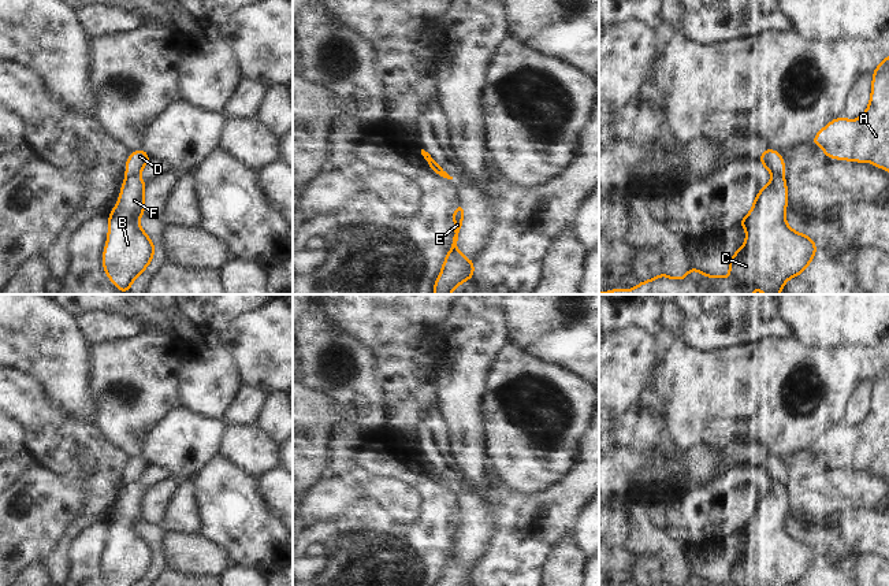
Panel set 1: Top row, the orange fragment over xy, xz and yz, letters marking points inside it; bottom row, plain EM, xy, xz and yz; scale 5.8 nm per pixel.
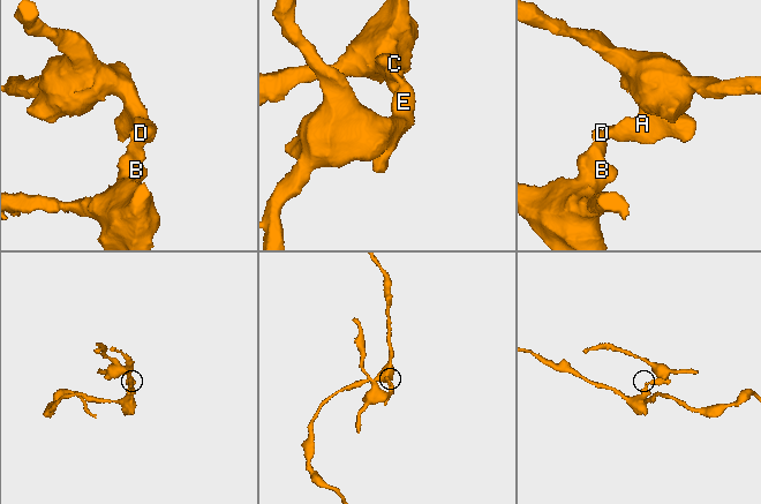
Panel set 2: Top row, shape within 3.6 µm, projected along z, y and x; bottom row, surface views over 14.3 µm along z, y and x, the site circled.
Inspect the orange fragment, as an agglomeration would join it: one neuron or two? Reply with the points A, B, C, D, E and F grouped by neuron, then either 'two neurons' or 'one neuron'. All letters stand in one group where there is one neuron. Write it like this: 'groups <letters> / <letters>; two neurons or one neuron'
groups A D E / B C F; two neurons

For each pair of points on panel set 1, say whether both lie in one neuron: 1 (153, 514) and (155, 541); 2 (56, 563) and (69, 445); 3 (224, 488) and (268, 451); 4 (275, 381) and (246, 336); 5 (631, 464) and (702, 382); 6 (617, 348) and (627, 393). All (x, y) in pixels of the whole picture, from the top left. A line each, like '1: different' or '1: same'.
1: different
2: same
3: different
4: same
5: different
6: same

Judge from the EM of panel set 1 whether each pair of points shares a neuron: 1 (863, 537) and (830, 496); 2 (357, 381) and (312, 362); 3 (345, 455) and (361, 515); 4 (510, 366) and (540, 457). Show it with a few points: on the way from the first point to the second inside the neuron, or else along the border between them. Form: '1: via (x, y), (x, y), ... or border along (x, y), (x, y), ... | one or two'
1: border along (874, 512), (847, 514), (826, 527) | two
2: via (345, 384), (337, 386), (320, 374) | one
3: border along (376, 501), (363, 499), (339, 515), (330, 518) | two
4: via (523, 389), (538, 412), (538, 434) | one

